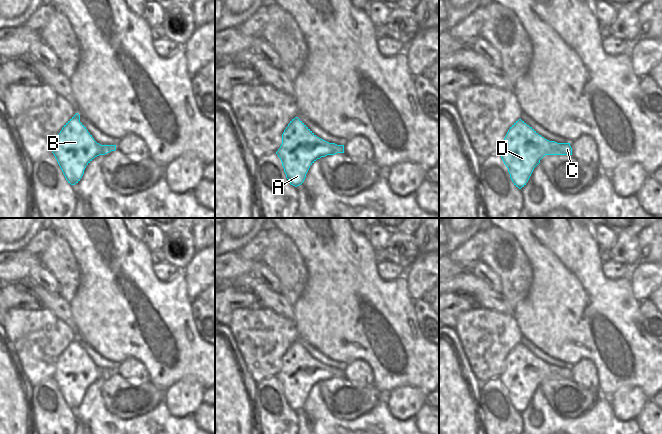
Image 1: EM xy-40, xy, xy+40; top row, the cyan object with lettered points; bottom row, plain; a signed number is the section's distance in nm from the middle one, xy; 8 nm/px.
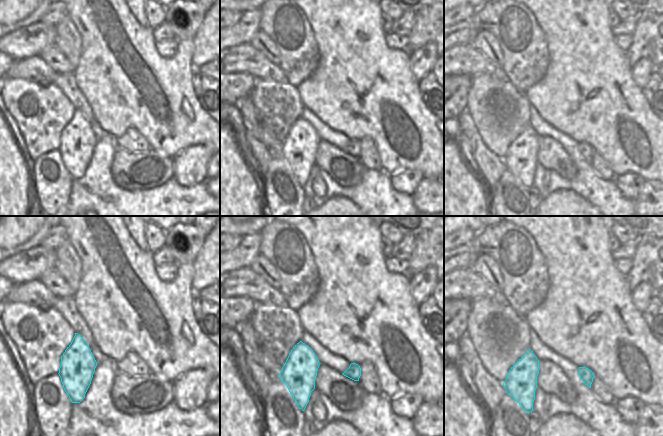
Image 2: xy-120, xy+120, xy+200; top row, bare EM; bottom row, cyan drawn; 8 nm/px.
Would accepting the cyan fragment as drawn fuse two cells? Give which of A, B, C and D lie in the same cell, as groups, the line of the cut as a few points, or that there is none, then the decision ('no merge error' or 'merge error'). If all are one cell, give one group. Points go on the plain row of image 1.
A B C D | no cut | no merge error

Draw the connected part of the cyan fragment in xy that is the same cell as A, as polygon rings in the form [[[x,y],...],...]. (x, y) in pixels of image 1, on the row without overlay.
[[[298,341],[292,343],[284,354],[282,368],[276,376],[282,386],[286,402],[295,411],[304,406],[310,390],[317,383],[337,377],[344,377],[344,369],[329,367],[317,361]]]

